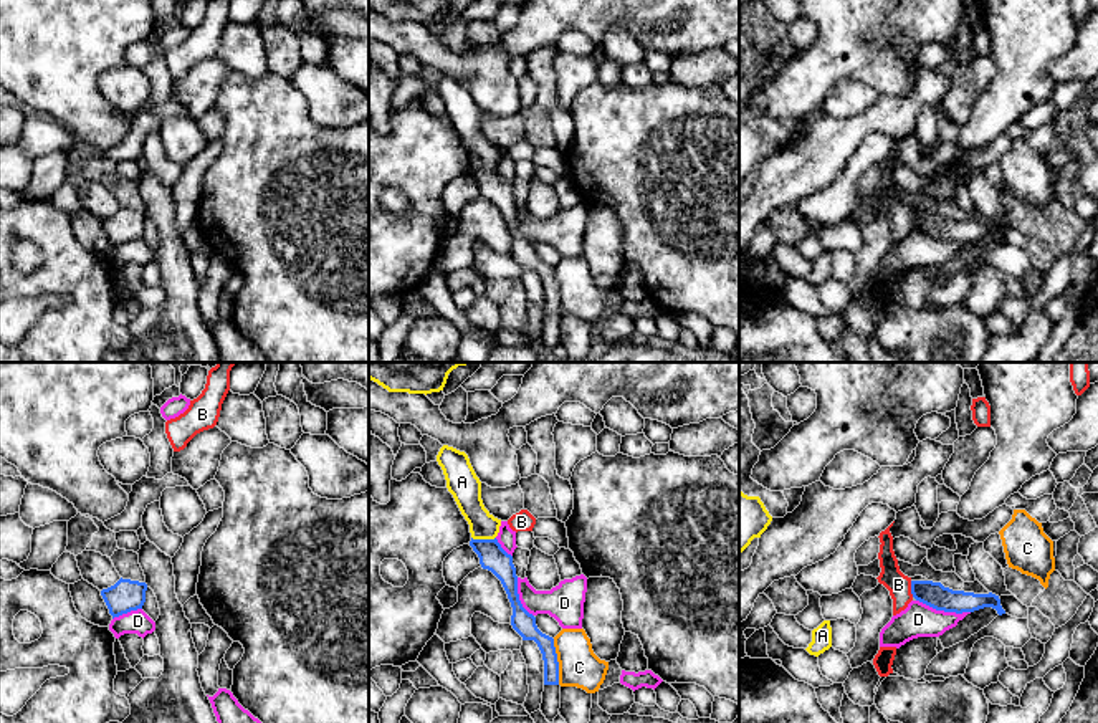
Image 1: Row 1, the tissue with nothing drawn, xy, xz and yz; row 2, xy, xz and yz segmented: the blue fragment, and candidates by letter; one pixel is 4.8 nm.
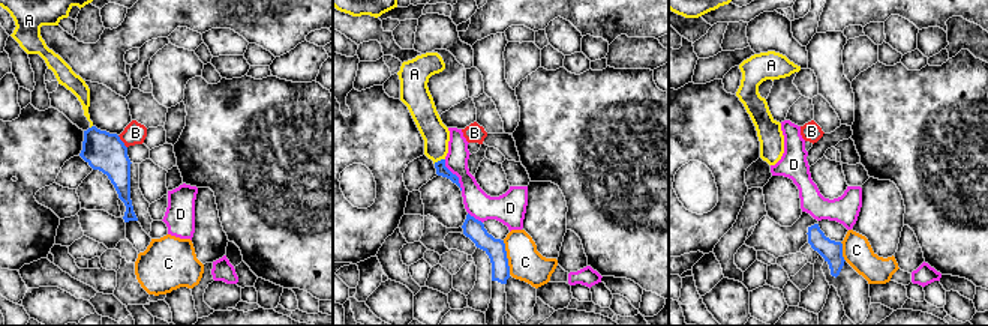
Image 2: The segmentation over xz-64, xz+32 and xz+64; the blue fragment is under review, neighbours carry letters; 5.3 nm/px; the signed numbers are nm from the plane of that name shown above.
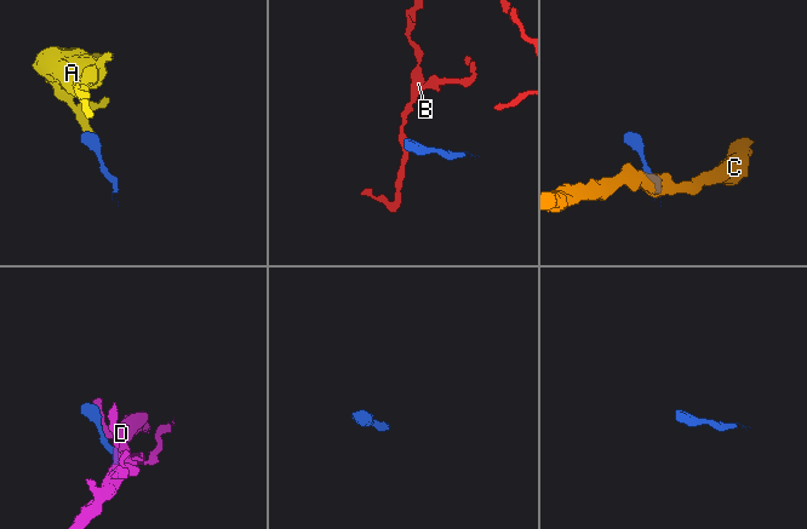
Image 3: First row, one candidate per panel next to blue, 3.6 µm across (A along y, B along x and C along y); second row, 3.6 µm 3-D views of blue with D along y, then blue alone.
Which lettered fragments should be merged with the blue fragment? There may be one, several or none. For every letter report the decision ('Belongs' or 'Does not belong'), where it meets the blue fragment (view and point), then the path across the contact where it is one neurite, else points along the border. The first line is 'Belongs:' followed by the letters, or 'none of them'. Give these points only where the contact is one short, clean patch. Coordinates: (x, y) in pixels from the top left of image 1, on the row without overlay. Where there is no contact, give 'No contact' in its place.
Belongs: none of them
A: Does not belong. Touches blue at xz (483, 169). Boundary: xz (472, 166), (495, 167)
B: Does not belong. Touches blue at yz (911, 219). Boundary: yz (910, 210), (913, 225)
C: Does not belong. Touches blue at xz (558, 292). Boundary: xz (553, 268), (559, 313)
D: Does not belong. Touches blue at yz (943, 239). Boundary: yz (916, 229), (936, 239), (969, 242)

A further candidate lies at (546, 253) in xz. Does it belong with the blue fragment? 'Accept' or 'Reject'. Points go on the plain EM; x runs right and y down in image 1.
Reject

